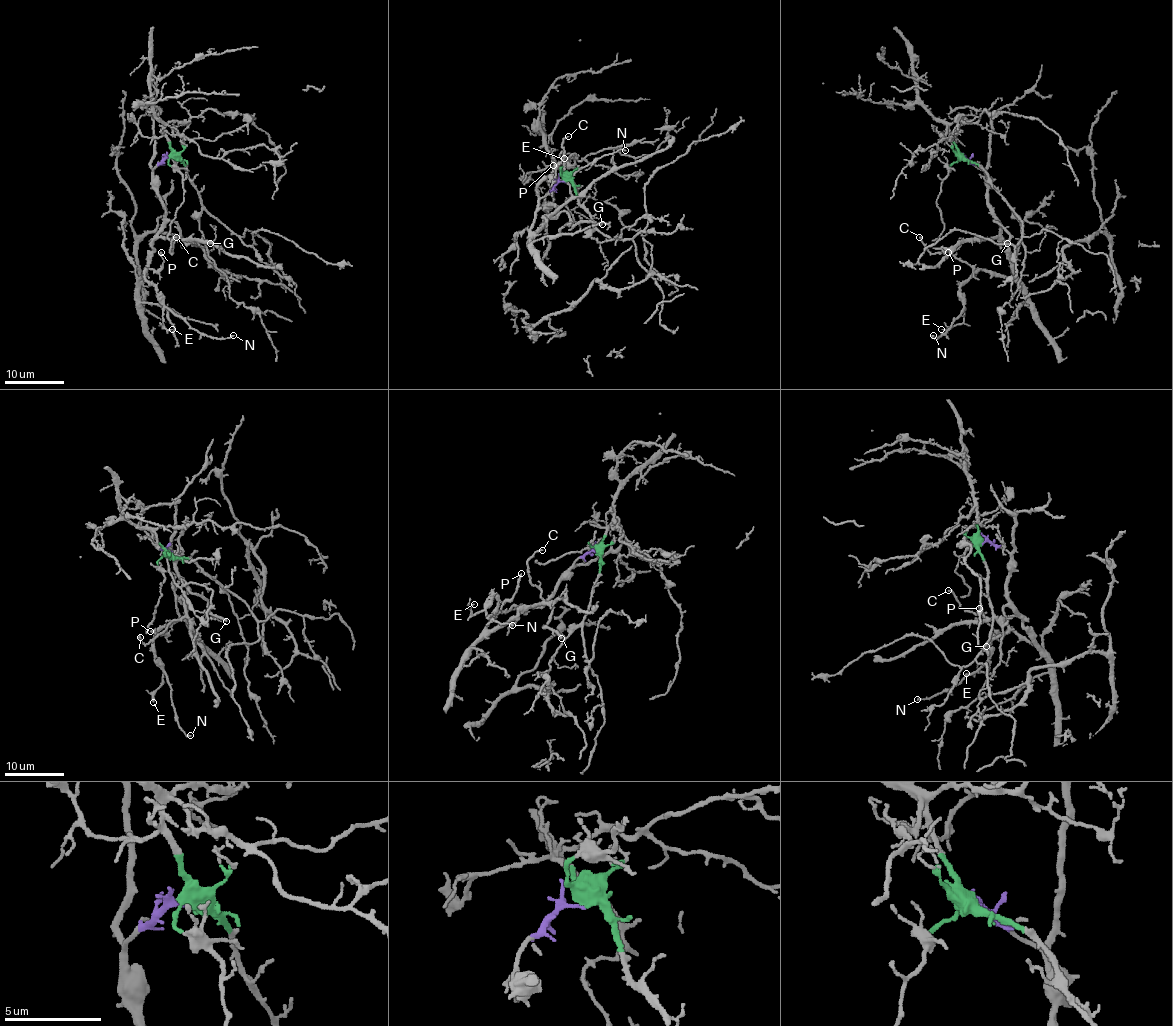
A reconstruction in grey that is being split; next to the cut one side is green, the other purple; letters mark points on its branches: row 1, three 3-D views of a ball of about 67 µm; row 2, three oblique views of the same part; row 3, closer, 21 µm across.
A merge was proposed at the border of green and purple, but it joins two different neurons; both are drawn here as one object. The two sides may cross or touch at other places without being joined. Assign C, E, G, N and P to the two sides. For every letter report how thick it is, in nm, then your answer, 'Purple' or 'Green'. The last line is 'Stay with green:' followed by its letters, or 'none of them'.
C: Thickness 160 nm. Purple
E: Thickness 150 nm. Purple
G: Thickness 280 nm. Purple
N: Thickness 150 nm. Purple
P: Thickness 110 nm. Purple
Stay with green: none of them

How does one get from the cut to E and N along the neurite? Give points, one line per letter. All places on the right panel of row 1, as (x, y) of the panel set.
E: (964, 157), (984, 172), (1000, 247), (1015, 277), (978, 269), (960, 287), (964, 320), (942, 329)
N: (964, 157), (984, 172), (1013, 278), (981, 269), (960, 287), (963, 311), (939, 338), (933, 335)

